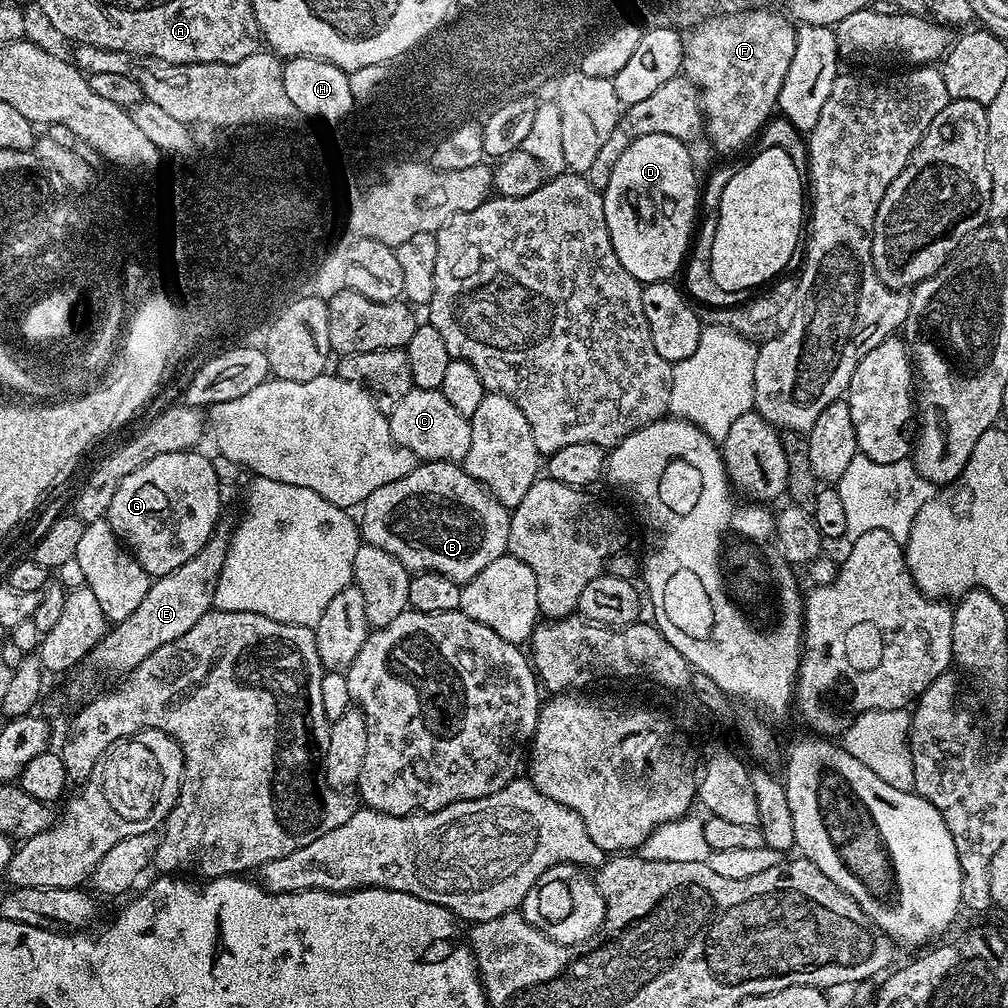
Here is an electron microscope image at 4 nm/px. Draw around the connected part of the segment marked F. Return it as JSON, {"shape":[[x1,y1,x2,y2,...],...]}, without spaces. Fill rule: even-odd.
{"shape":[[756,8,753,12,740,12,737,16,713,14,701,21,687,33,684,40,684,61,682,75,695,86,700,94,700,106,704,117,703,135,720,152,736,152,743,144,759,137,760,131,773,119,778,108,782,82,786,80,786,70,790,68,790,58,794,56,796,28,787,15,763,12]]}

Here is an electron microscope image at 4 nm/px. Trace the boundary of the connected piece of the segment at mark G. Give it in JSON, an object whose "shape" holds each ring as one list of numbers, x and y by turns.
{"shape":[[200,450,158,454,158,458,150,458,150,462,138,466,134,474,126,474,126,478,122,478,122,486,114,490,106,519,114,534,126,545,142,570,148,572,149,577,165,576,178,570,182,562,190,562,194,554,203,550,216,531,216,525,221,523,220,486,222,480,215,476,211,459,207,455,204,457]]}

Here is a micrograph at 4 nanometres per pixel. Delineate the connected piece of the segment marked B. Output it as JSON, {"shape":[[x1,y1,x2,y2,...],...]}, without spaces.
{"shape":[[451,460,417,463,410,474,378,486,359,512,363,543,394,554,412,574,437,572,466,582,482,574,494,558,508,552,512,521,509,509,503,508,459,463]]}

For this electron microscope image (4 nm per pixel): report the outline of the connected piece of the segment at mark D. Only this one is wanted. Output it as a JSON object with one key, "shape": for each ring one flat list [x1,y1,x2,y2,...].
{"shape":[[666,134,637,136,614,166,614,174,610,174,610,182,602,190,606,226,610,230,614,254,618,254,618,262,622,262,622,266,626,266,628,273,641,285,659,280,671,281,672,275,681,271,689,255,694,240,694,225,698,220,698,180,696,184,696,168,692,165,688,148,685,141]]}

